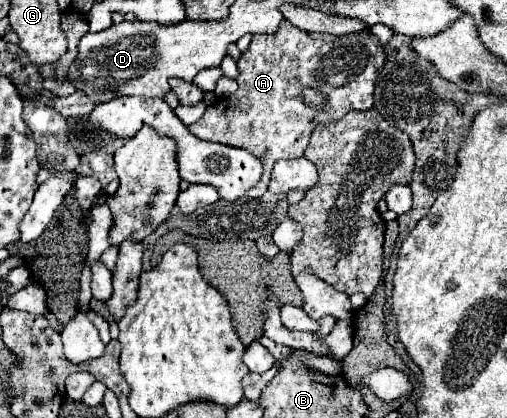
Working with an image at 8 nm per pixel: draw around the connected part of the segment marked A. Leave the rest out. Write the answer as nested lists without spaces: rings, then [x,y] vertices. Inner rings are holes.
[[[283,20],[275,34],[253,36],[247,52],[237,62],[237,92],[209,106],[201,120],[189,126],[189,132],[207,142],[215,142],[217,138],[217,142],[225,146],[245,146],[253,156],[263,158],[265,174],[259,184],[249,190],[249,198],[259,198],[267,192],[273,164],[281,158],[301,158],[319,122],[329,124],[341,120],[351,110],[373,108],[373,90],[383,64],[383,46],[369,30],[345,36],[311,34]],[[303,86],[323,90],[329,98],[327,108],[311,110],[311,106],[303,106]]]

